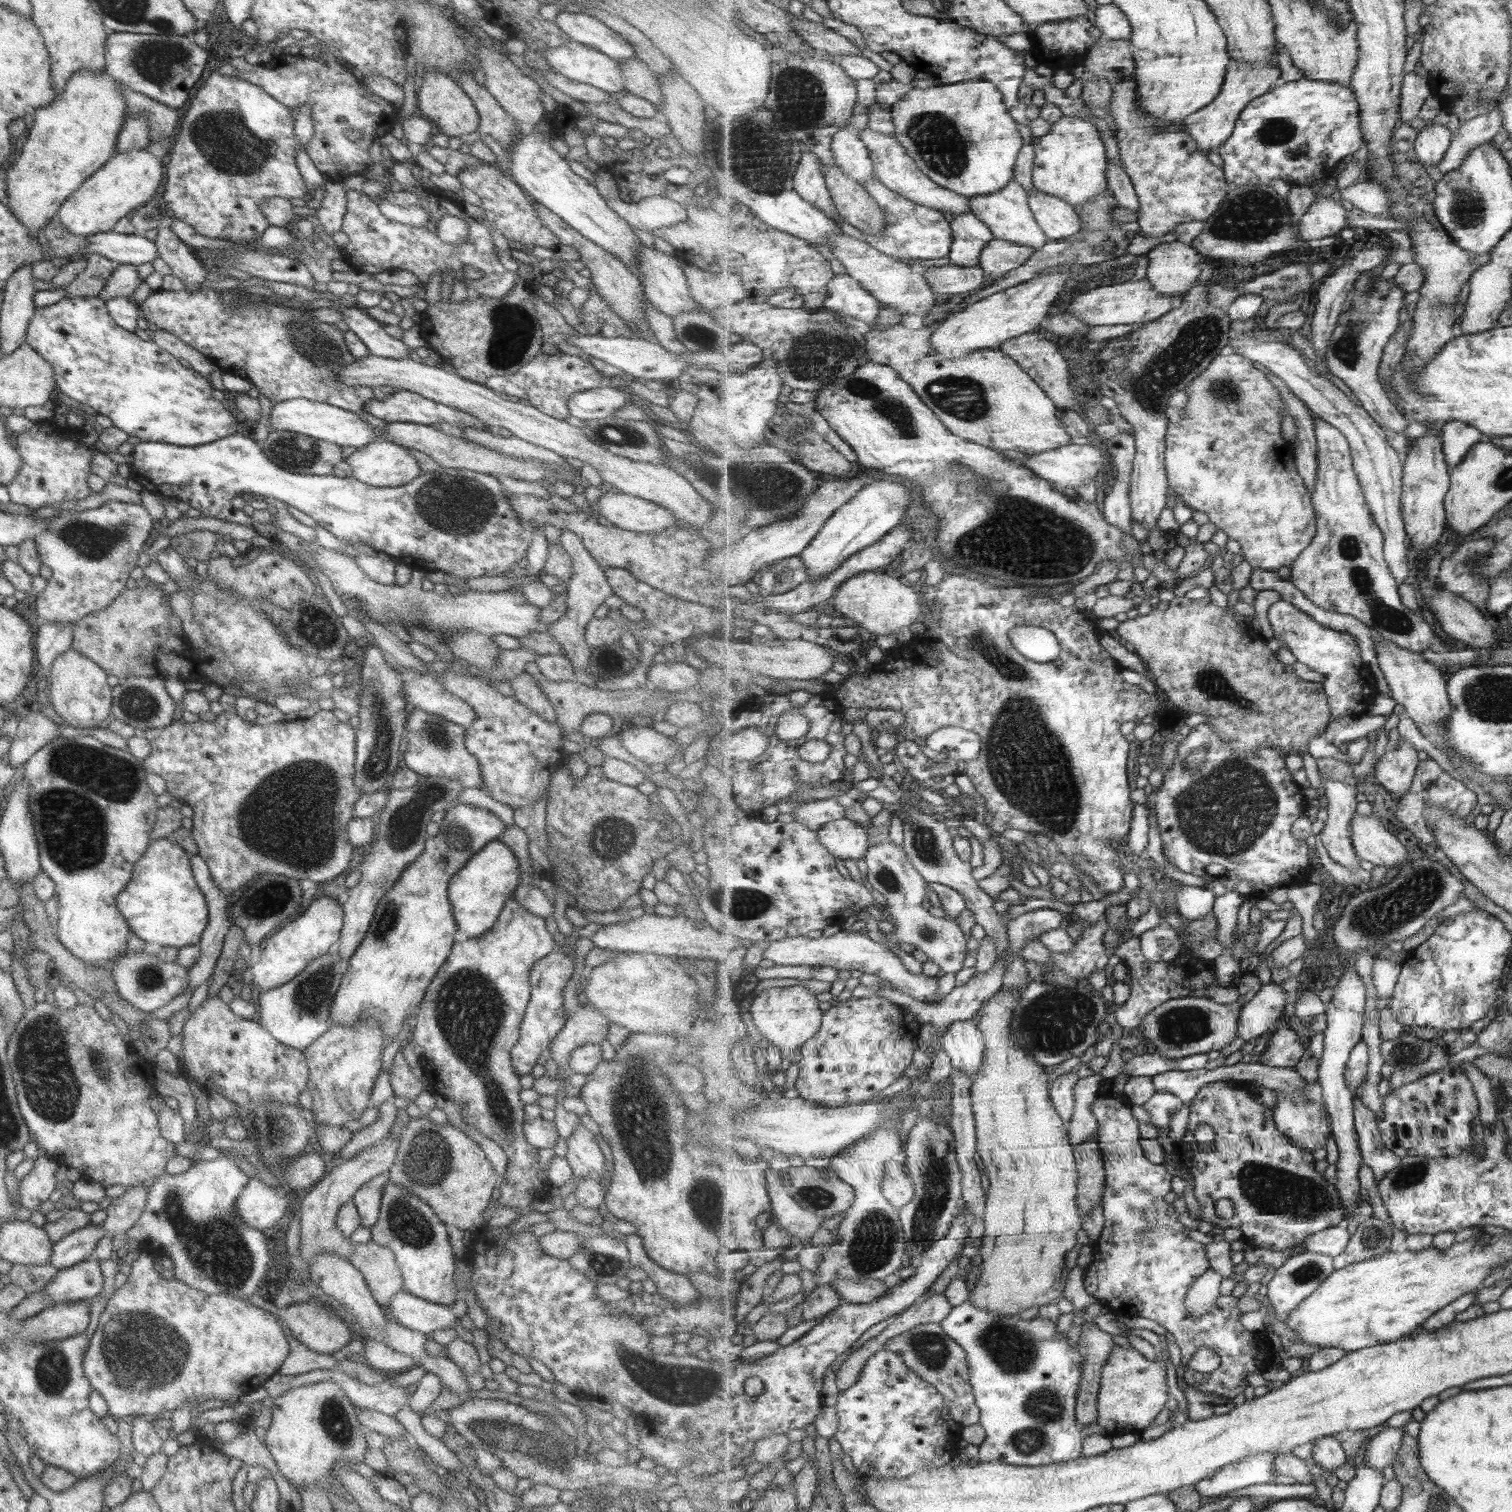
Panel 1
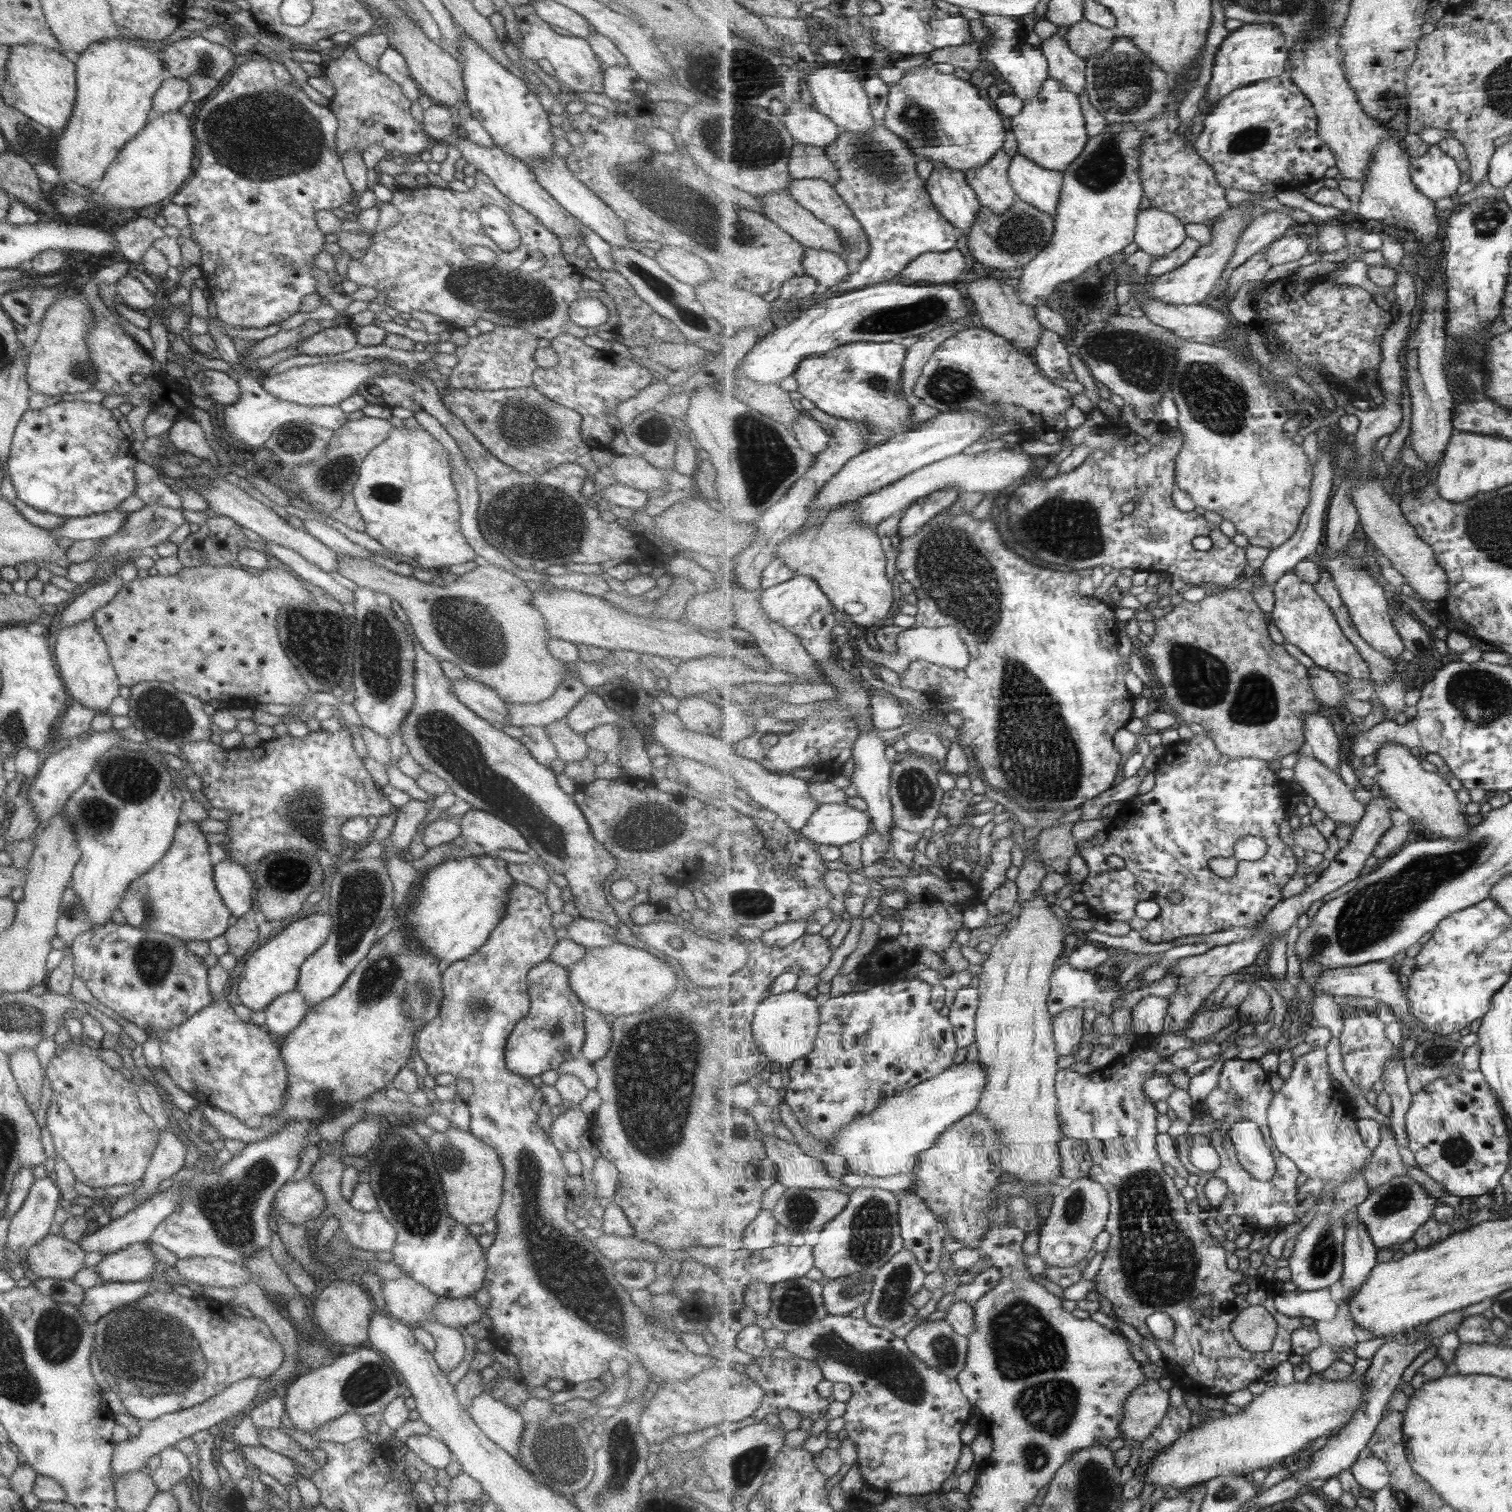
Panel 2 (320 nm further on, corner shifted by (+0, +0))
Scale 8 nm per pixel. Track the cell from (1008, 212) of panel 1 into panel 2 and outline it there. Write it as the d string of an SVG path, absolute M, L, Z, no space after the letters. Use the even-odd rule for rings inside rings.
M1005 148L999 149L987 164L966 172L967 182L978 193L982 206L996 213L1008 211L1018 198L1008 173L1011 159Z

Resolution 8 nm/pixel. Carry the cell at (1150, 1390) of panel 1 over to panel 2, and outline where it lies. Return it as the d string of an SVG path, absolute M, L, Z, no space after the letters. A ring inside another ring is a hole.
M1147 1379L1138 1386L1126 1402L1122 1422L1123 1439L1131 1438L1133 1442L1140 1443L1147 1440L1167 1416L1170 1400L1169 1390L1163 1390L1157 1379Z

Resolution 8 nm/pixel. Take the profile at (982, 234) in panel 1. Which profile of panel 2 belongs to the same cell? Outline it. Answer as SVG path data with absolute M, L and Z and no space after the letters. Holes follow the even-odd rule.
M945 163L933 165L932 173L926 180L926 189L947 220L968 235L982 207L978 193L967 182L964 172L949 168Z

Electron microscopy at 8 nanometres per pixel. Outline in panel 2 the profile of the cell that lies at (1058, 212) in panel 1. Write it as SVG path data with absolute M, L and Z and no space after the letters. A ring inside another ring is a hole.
M1019 152L1011 159L1008 173L1019 199L1056 215L1064 181L1063 171L1045 168Z

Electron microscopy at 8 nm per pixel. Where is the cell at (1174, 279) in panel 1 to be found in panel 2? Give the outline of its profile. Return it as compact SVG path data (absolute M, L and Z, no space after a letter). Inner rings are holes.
M1150 206L1139 214L1135 243L1137 246L1159 260L1175 252L1187 240L1185 222L1175 213Z

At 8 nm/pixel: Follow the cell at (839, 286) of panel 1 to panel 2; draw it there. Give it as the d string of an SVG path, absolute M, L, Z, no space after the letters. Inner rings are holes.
M806 248L805 258L803 258L803 267L806 274L815 278L821 286L827 289L837 284L845 284L849 274L847 260L841 255L831 252L831 250L815 250L815 248Z

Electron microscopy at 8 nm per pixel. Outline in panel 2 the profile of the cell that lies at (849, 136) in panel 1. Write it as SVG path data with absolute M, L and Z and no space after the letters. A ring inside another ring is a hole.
M803 101L791 104L782 121L796 141L823 148L843 133L834 120Z

